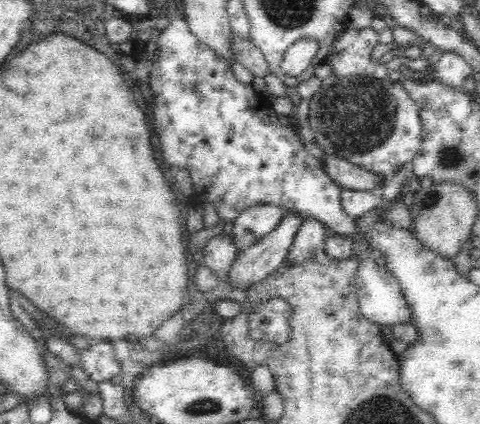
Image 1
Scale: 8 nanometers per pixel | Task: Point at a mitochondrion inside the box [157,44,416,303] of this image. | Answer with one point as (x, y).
(356, 116)

